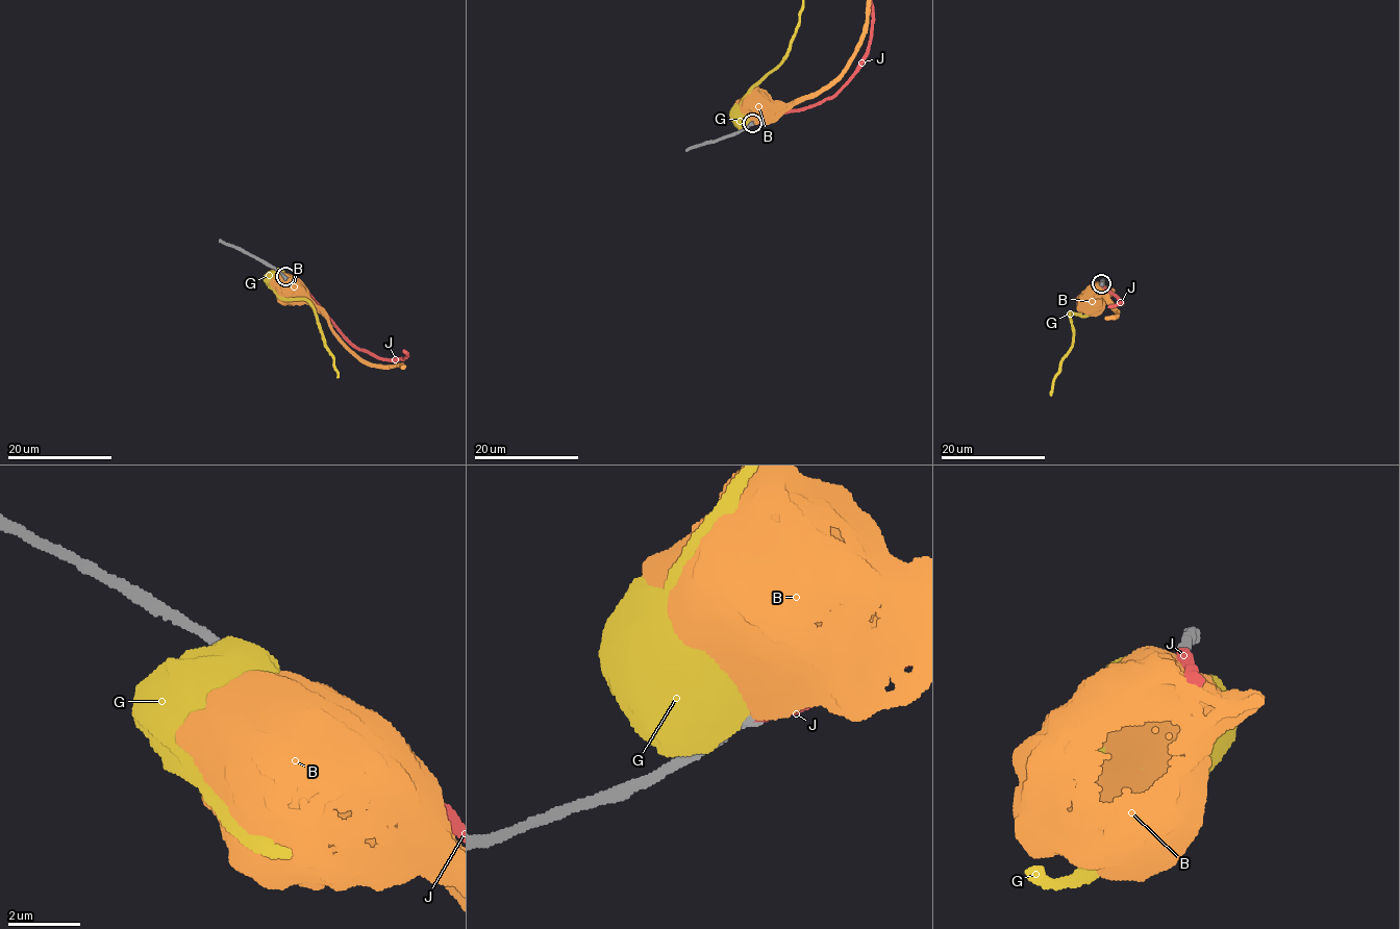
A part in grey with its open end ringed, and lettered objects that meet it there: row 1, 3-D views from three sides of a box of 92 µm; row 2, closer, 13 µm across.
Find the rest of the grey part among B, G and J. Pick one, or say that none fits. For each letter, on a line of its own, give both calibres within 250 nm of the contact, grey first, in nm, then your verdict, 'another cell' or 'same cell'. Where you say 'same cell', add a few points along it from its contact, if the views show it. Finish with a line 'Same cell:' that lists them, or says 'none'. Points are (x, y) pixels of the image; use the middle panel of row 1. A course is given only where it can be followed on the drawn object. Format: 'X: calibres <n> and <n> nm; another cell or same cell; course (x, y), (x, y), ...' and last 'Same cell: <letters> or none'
B: calibres 400 and 700 nm; another cell
G: calibres 400 and 950 nm; another cell
J: calibres 400 and 240 nm; same cell
Same cell: J

